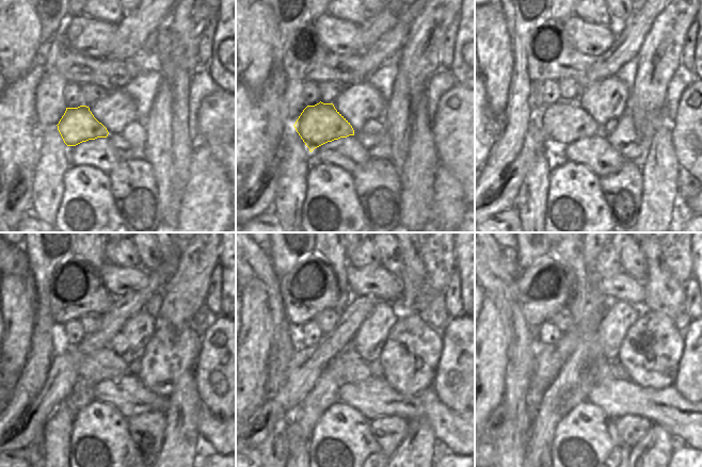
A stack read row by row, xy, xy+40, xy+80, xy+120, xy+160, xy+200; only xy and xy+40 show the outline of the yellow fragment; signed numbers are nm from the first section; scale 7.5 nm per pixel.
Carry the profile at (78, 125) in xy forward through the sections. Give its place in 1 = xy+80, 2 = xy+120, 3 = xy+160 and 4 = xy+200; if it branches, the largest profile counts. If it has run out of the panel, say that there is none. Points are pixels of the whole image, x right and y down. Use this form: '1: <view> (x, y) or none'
1: xy+80 (562, 123)
2: xy+120 (105, 365)
3: xy+160 (355, 370)
4: xy+200 (605, 374)

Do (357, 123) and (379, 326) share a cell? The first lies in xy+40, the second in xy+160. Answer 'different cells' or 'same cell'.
same cell

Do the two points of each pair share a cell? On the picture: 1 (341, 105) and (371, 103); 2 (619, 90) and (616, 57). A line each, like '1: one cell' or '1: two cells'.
1: one cell
2: two cells

